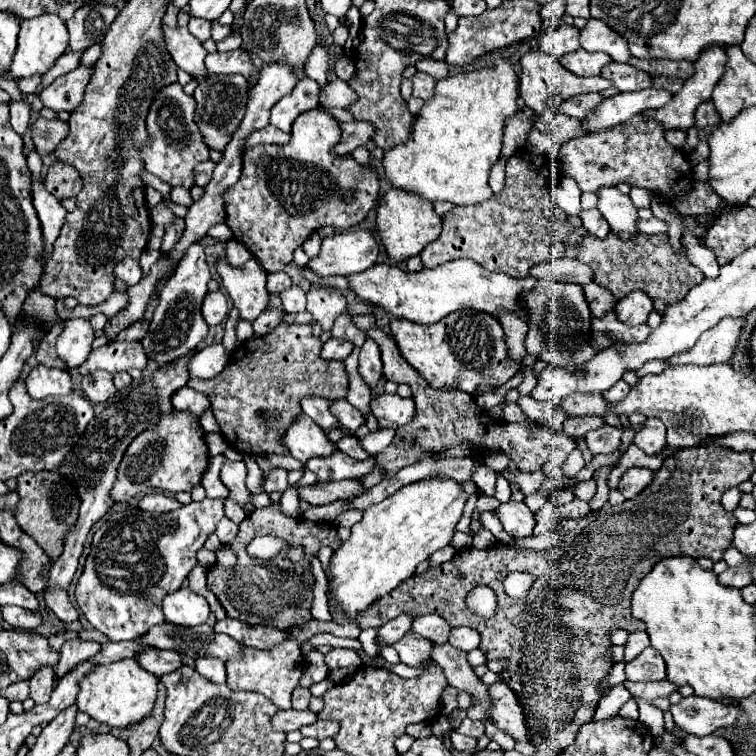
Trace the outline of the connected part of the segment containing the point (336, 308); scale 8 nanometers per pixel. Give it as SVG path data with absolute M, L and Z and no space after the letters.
M312 287L306 297L308 297L308 311L320 323L322 331L330 331L336 317L340 317L346 311L346 297L336 289Z

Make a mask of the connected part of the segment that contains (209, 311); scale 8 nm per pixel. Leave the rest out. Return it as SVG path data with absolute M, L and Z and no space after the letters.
M212 291L204 297L202 315L208 325L218 325L218 323L226 321L226 311L228 311L228 301L222 291Z

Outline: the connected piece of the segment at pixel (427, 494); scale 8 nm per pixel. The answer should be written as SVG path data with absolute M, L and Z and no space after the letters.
M430 477L400 487L388 499L364 511L362 521L352 527L350 539L334 551L330 561L334 577L330 591L350 621L376 599L412 577L420 561L426 561L432 553L450 545L466 501L468 493L460 481L452 477Z

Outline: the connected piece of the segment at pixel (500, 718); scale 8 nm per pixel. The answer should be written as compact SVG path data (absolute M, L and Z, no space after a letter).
M498 681L490 685L490 695L492 695L490 713L492 721L502 731L512 735L516 741L528 737L528 721L524 719L524 709L520 707L516 693L512 693L512 689L504 681Z

